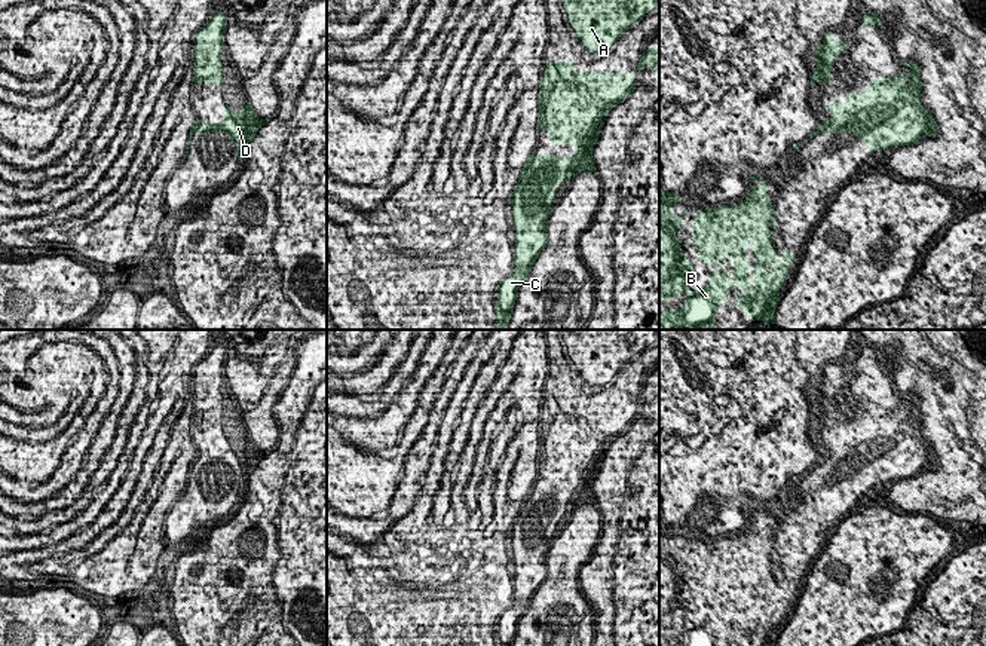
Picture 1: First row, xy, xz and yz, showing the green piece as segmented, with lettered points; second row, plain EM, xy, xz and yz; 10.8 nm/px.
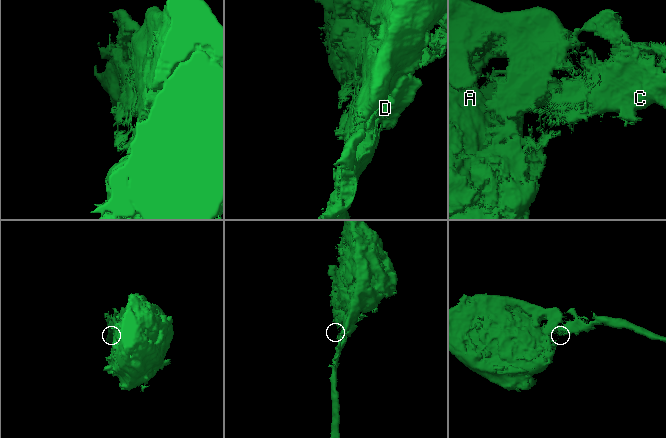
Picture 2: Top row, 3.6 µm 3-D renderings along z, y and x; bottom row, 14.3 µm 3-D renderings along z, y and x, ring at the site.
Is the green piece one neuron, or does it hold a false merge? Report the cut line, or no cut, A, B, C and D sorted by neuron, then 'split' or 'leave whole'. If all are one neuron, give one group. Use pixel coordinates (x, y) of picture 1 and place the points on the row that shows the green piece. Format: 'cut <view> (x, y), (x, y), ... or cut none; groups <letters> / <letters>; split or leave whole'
cut none; groups A B C D; leave whole

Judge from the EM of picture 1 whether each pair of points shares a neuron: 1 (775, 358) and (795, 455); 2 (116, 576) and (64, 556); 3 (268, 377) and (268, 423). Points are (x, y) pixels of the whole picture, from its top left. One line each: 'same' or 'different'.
1: different
2: different
3: same

